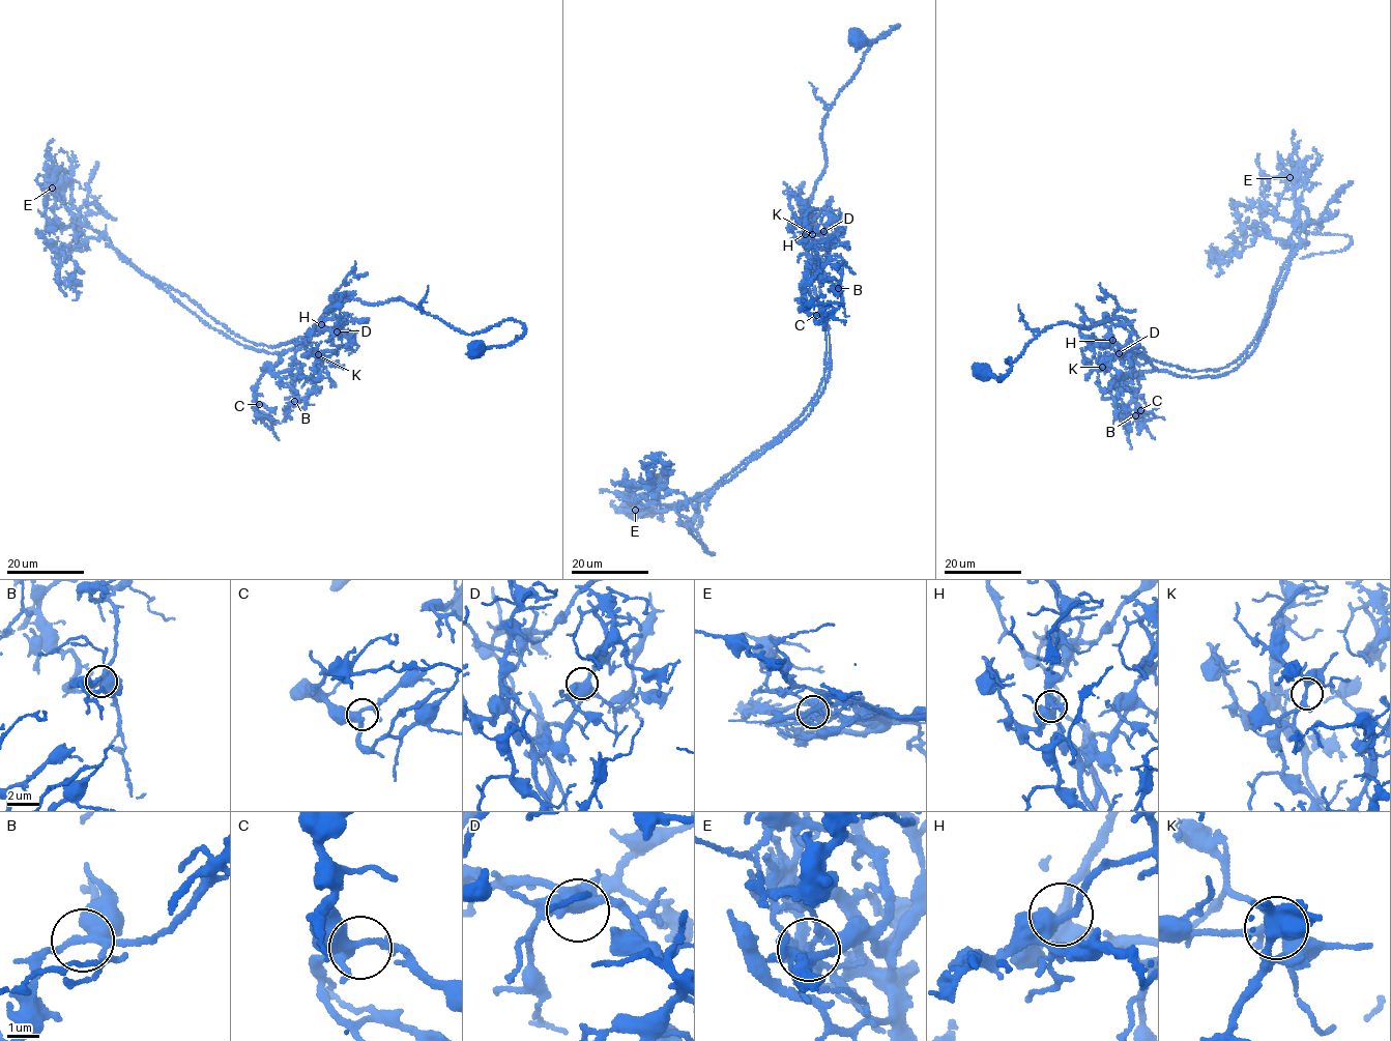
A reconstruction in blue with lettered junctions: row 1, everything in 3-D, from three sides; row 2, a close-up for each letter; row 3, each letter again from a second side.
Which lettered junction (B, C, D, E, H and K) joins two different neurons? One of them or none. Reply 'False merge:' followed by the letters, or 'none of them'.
False merge: E

